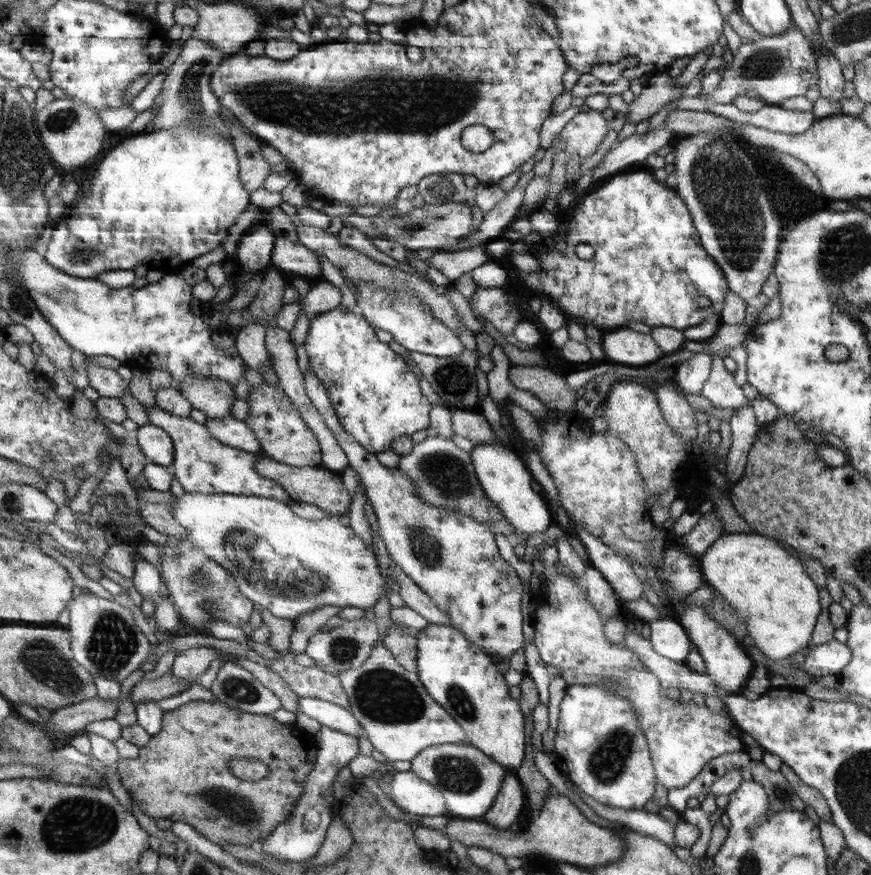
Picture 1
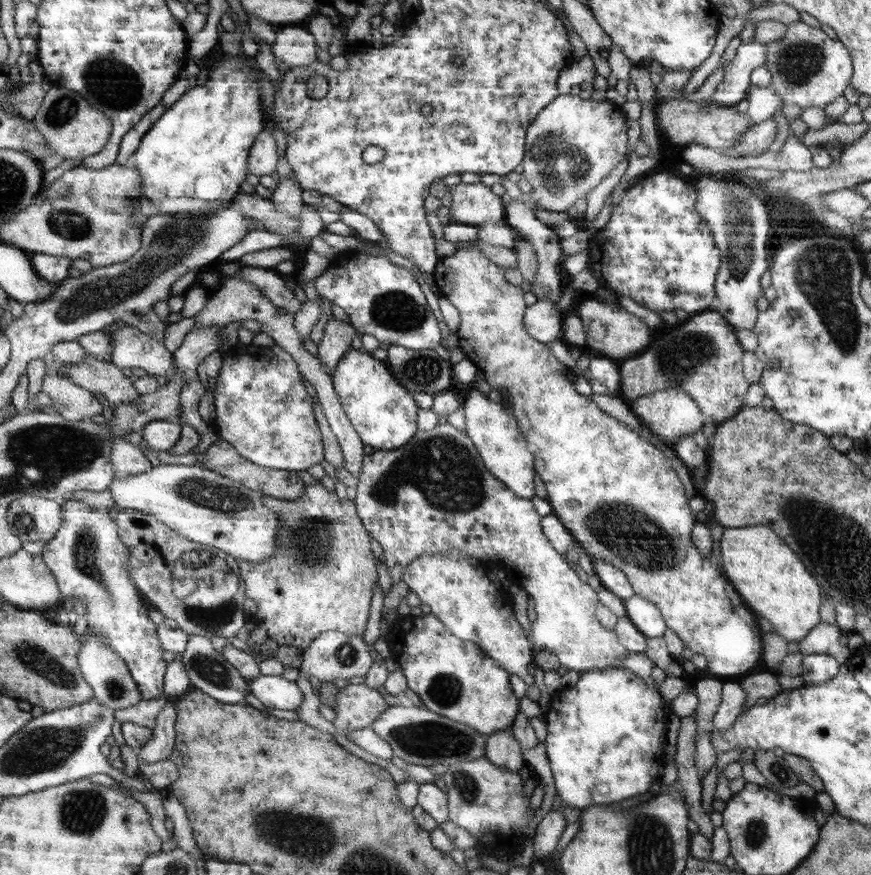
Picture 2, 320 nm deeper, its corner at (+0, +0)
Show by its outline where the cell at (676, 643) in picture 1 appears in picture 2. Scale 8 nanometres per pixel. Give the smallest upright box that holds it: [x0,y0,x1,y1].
[623,595,668,638]

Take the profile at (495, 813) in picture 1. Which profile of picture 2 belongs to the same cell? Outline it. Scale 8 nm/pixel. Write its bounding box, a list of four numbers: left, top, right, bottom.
[485,730,526,772]

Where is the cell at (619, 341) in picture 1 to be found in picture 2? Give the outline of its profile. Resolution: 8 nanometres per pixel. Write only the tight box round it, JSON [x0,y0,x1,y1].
[575,296,652,363]

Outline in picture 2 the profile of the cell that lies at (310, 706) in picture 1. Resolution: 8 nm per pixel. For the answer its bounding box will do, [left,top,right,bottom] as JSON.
[249,675,304,710]

